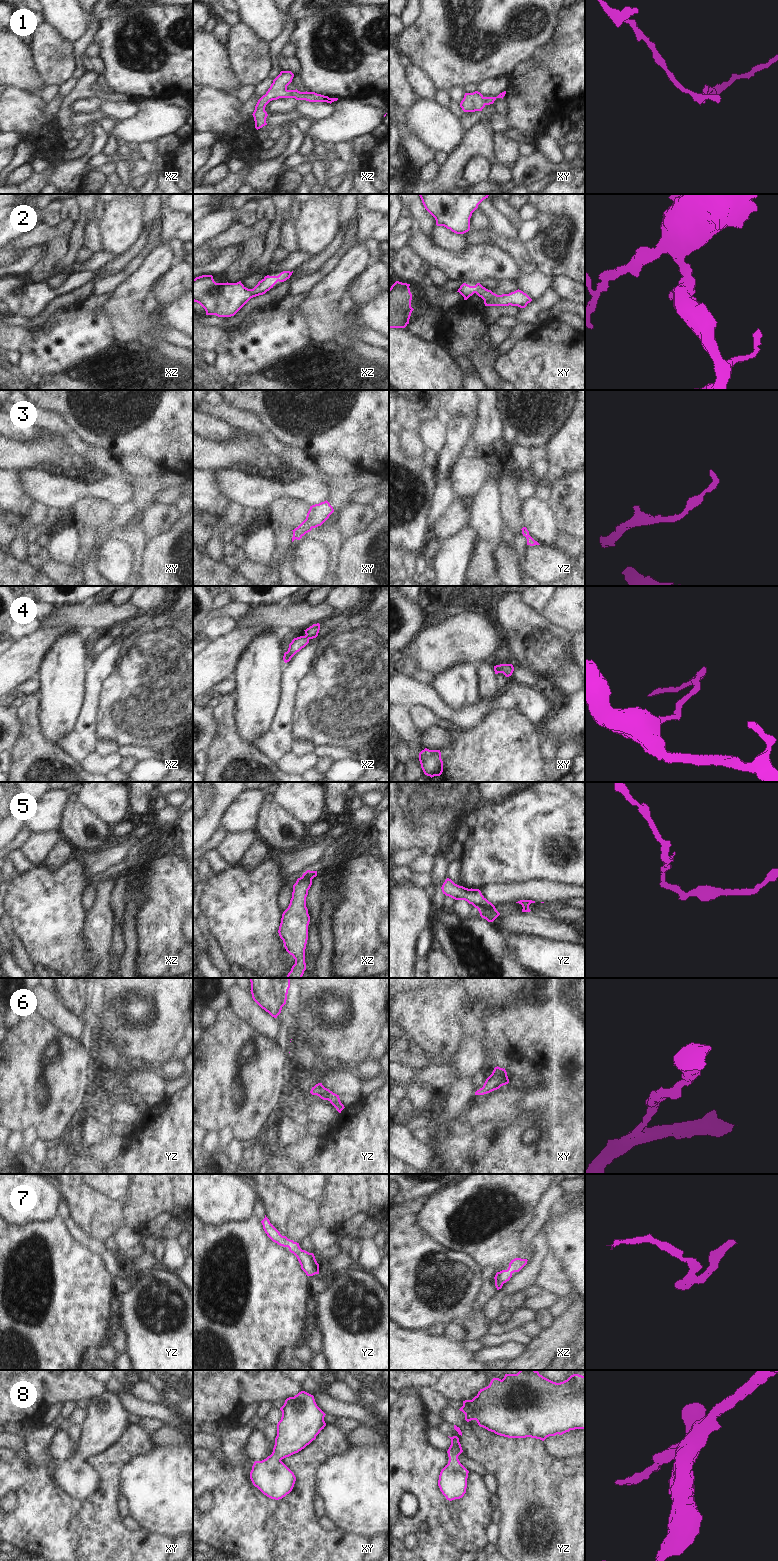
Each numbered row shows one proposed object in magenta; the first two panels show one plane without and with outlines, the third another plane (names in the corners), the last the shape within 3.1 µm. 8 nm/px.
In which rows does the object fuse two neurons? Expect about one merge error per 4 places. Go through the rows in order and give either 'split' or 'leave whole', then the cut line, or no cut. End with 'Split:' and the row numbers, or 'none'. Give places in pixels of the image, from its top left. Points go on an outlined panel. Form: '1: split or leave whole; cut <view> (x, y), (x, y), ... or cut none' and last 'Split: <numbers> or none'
1: leave whole; cut none
2: leave whole; cut none
3: leave whole; cut none
4: leave whole; cut none
5: leave whole; cut none
6: leave whole; cut none
7: leave whole; cut none
8: leave whole; cut none
Split: none

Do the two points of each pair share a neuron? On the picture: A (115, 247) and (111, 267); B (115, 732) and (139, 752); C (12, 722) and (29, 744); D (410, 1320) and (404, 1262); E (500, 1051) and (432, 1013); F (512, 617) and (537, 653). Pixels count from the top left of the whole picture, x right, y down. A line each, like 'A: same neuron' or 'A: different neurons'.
A: different neurons
B: same neuron
C: different neurons
D: same neuron
E: same neuron
F: same neuron

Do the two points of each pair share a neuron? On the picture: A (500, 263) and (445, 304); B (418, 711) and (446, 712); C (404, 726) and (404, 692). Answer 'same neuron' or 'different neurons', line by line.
A: different neurons
B: different neurons
C: different neurons

